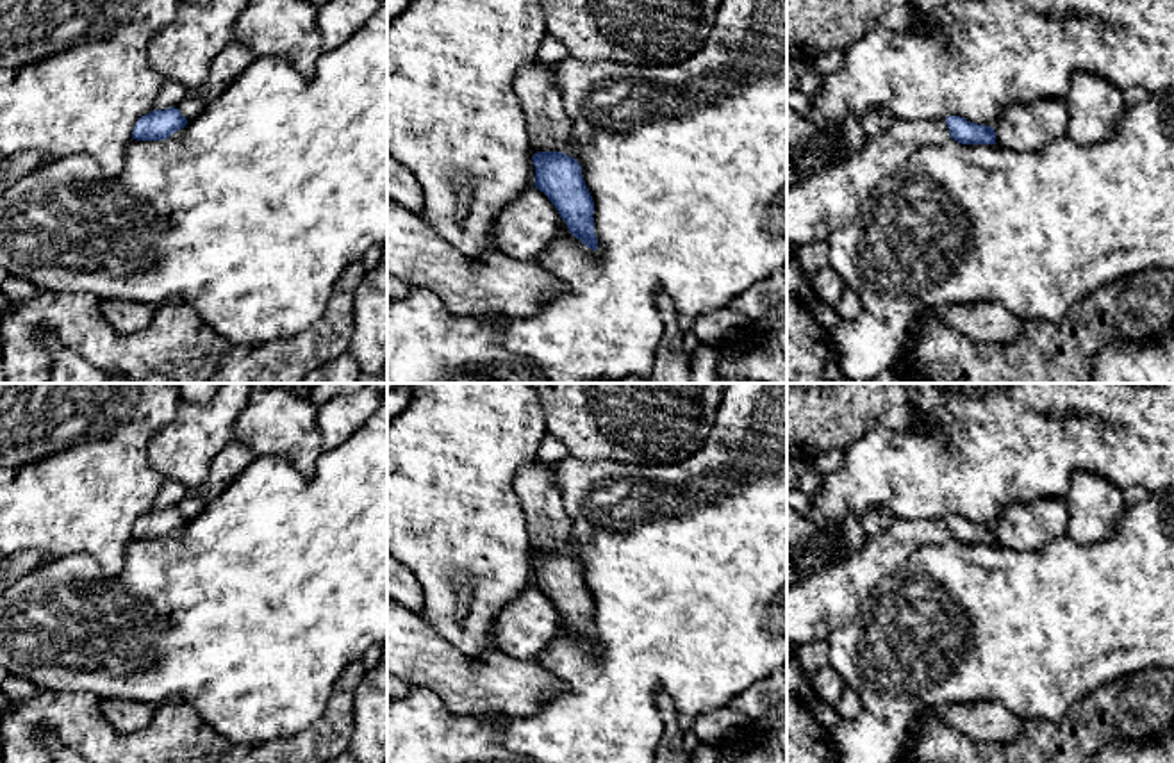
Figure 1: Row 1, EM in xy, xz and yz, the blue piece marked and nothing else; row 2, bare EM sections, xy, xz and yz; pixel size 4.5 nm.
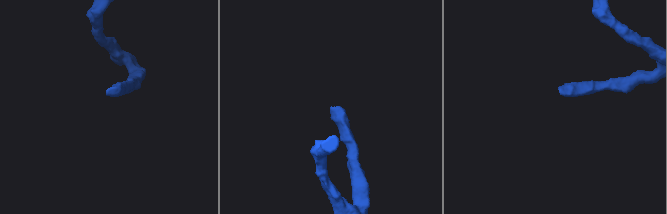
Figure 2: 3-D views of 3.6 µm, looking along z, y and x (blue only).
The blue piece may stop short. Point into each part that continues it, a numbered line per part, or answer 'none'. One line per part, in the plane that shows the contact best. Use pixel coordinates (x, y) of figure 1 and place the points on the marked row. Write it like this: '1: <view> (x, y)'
1: yz (818, 205)

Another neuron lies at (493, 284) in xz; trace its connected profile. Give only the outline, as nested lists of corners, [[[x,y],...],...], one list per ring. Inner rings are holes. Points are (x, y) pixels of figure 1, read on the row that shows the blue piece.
[[[387,203],[387,276],[432,291],[457,316],[530,317],[564,283],[496,250],[467,258],[421,216]]]

